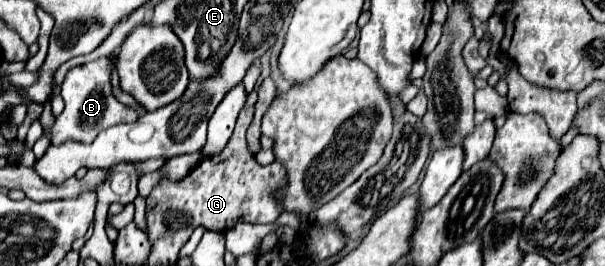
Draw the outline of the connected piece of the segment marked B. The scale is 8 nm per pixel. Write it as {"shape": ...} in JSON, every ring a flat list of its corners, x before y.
{"shape":[[102,56,84,66,74,66,68,70,66,80,62,84,62,92,60,92,66,106,64,106,62,114,56,118,56,124,52,128,52,144,60,146,66,140,90,144,98,136,98,132,108,126,114,126,120,122,136,122,138,112,132,110,130,106,118,102,116,96,112,94,110,76,116,66,116,60,118,58]]}

